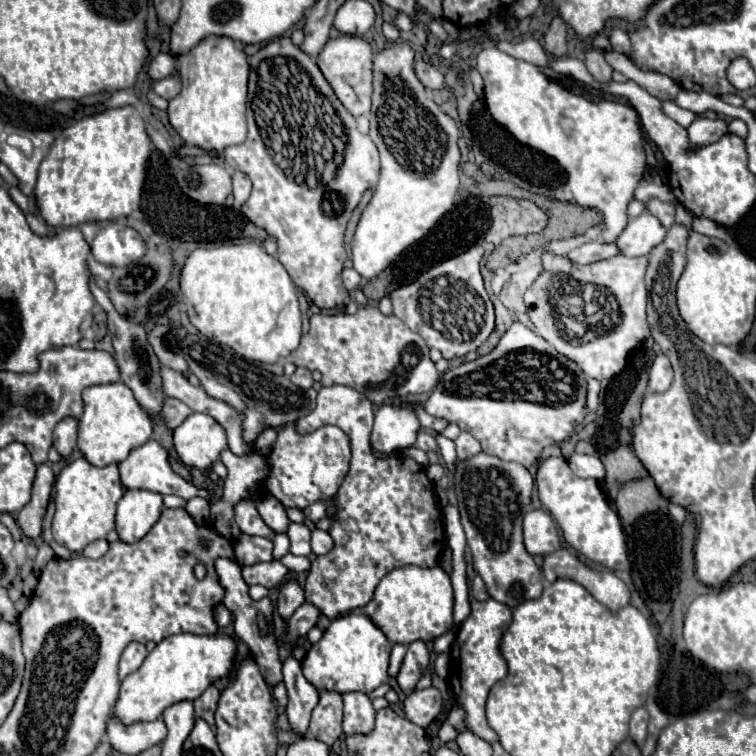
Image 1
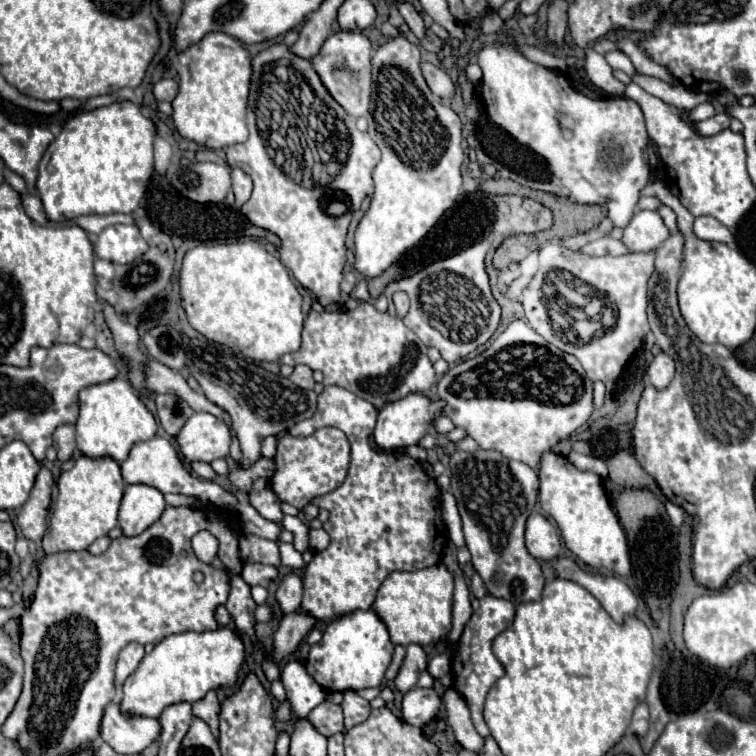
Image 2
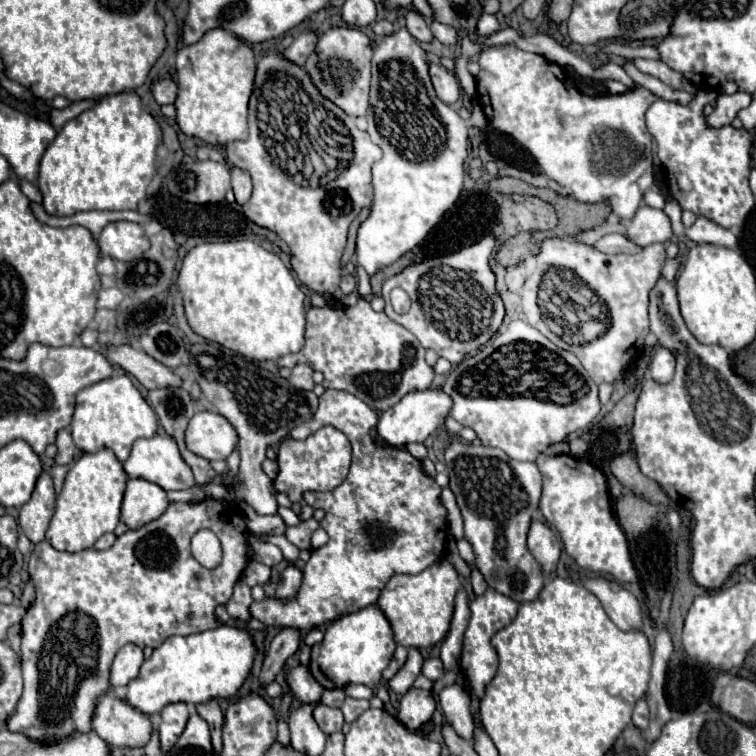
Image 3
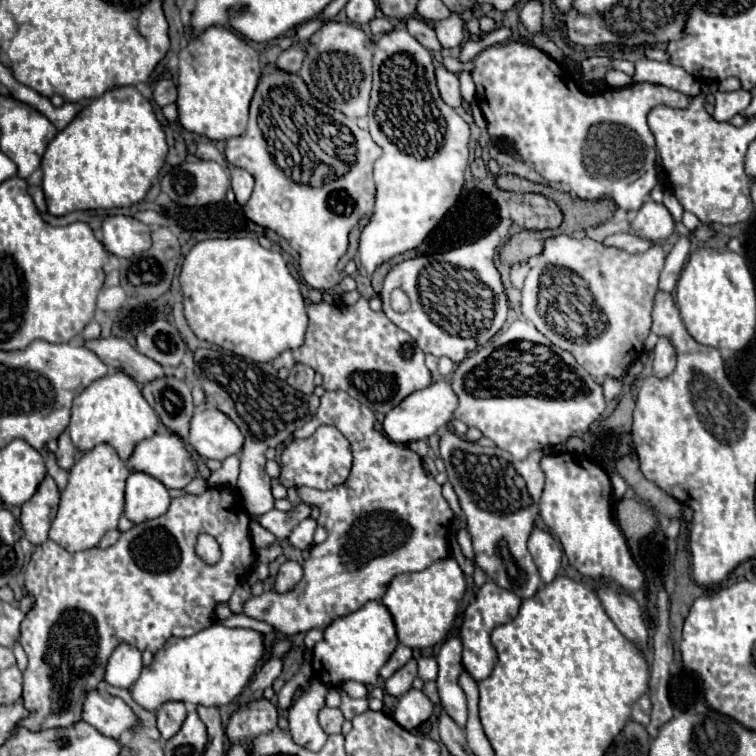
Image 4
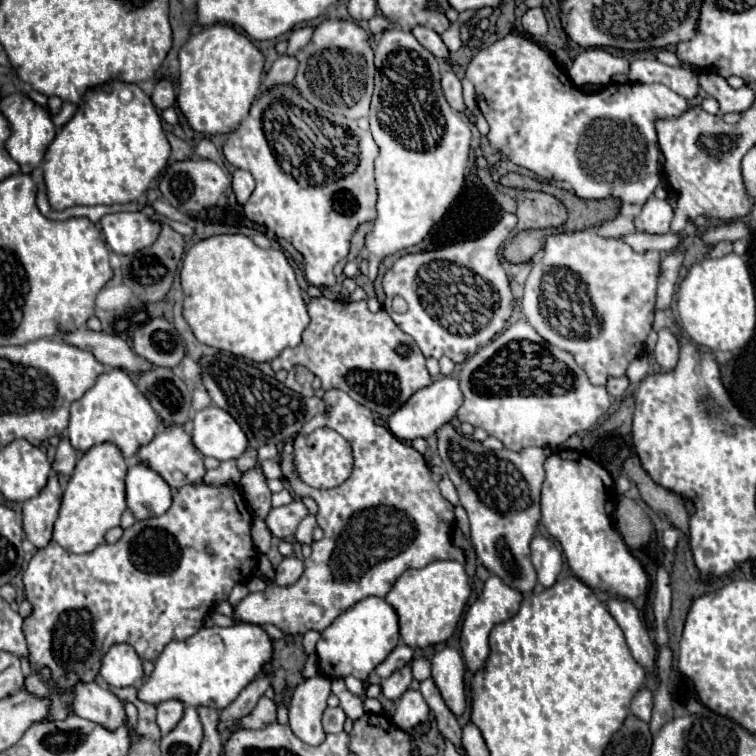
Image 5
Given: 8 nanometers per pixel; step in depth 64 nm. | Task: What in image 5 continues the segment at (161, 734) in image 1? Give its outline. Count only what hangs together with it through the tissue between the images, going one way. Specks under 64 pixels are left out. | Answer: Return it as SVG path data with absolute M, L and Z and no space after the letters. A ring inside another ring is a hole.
M96 682L76 684L76 698L72 708L80 718L96 722L106 730L116 730L128 720L124 702L110 690L100 688Z

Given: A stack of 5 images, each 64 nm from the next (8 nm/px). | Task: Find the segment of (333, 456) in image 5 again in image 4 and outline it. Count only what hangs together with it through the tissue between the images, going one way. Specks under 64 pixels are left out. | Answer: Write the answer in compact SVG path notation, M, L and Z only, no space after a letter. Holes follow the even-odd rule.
M320 426L310 438L306 440L292 440L280 456L280 484L284 488L316 488L316 490L330 490L340 486L350 474L353 456L351 446L344 434L334 426Z

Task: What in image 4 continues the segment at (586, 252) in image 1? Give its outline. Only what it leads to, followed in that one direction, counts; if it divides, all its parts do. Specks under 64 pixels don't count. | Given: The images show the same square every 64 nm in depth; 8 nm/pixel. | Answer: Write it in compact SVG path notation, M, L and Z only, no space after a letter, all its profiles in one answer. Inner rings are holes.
M628 232L628 234L612 234L612 236L604 238L602 244L604 246L612 246L612 248L620 248L620 250L626 250L630 254L646 252L652 246L652 242L640 240L638 236L632 236L632 232Z

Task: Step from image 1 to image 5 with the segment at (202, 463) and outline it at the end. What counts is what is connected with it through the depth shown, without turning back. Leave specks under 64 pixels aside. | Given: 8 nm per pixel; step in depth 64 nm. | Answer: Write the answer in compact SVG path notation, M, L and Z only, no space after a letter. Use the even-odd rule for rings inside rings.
M216 406L196 412L192 420L192 444L202 456L216 460L240 458L248 448L248 440L236 420Z

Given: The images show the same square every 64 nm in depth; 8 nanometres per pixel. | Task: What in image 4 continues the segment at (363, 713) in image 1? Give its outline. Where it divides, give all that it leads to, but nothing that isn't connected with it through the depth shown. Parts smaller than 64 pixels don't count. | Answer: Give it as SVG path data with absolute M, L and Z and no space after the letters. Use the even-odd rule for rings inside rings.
M337 686L338 692L341 695L341 704L340 710L342 713L345 713L346 717L354 718L356 715L361 714L364 710L368 710L368 700L366 698L362 698L362 700L354 700L354 698L348 696L342 690L341 686Z

